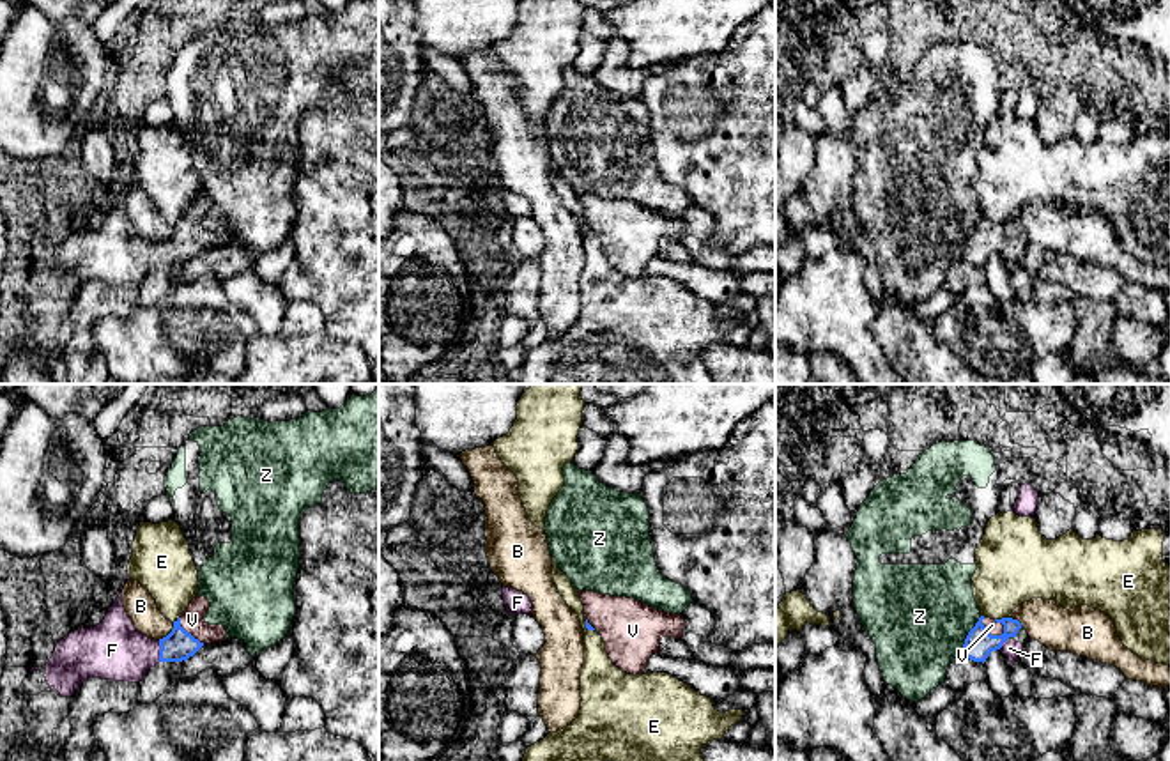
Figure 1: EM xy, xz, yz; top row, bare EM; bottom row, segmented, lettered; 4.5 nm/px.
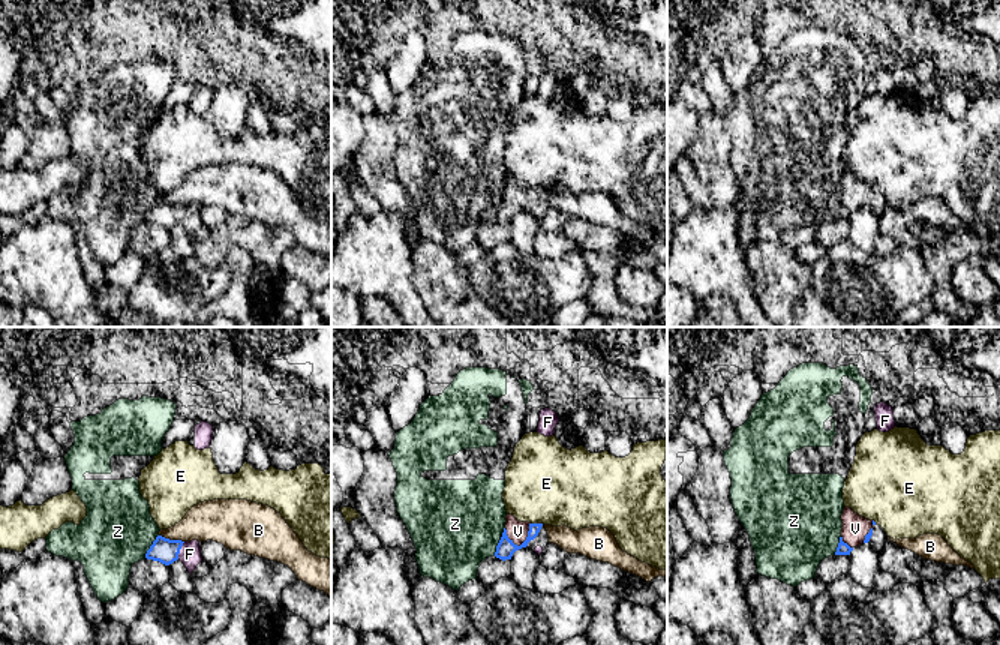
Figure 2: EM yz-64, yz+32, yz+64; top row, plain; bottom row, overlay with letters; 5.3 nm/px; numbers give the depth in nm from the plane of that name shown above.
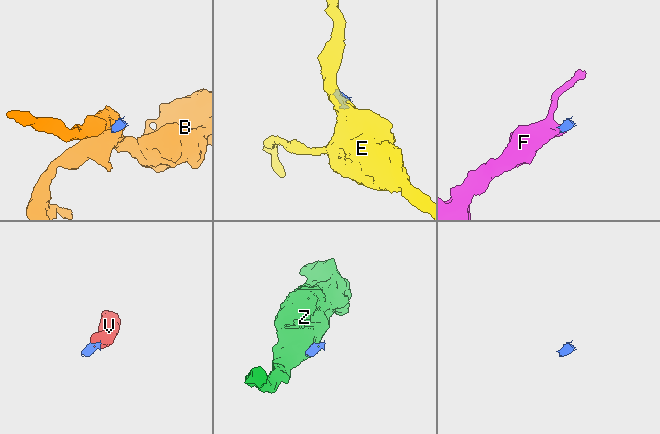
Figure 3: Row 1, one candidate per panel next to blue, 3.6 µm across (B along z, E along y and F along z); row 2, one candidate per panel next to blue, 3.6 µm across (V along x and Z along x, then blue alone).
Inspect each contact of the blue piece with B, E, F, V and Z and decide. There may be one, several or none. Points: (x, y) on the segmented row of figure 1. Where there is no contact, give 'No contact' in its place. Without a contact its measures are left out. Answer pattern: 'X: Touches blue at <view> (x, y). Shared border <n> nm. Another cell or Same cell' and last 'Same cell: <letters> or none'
B: Touches blue at xy (169, 634). Shared border 110 nm. Another cell
E: Touches blue at yz (1002, 618). Shared border 60 nm. Another cell
F: Touches blue at xy (160, 652). Shared border 100 nm. Same cell
V: Touches blue at yz (988, 632). Shared border 130 nm. Same cell
Z: Touches blue at yz (967, 636). Shared border 200 nm. Another cell
Same cell: F, V

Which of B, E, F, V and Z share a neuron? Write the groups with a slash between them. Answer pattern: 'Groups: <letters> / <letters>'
Groups: B / E / F V / Z

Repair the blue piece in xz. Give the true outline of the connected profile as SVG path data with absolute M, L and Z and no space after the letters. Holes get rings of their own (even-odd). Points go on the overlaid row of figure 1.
M579 591L586 628L597 630L612 664L627 674L644 674L664 637L681 639L681 614L653 609L635 598Z

